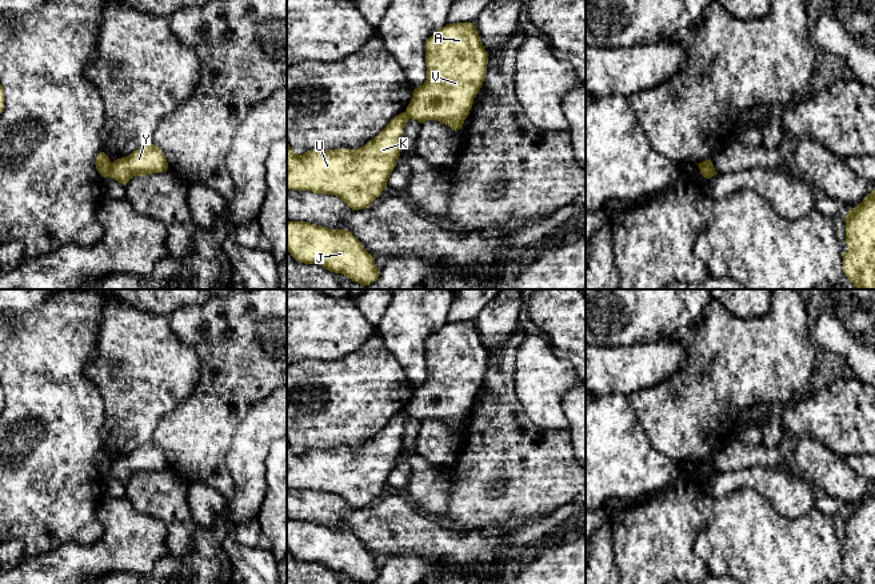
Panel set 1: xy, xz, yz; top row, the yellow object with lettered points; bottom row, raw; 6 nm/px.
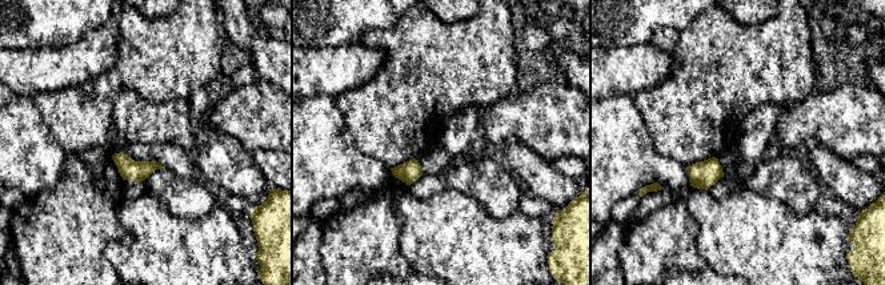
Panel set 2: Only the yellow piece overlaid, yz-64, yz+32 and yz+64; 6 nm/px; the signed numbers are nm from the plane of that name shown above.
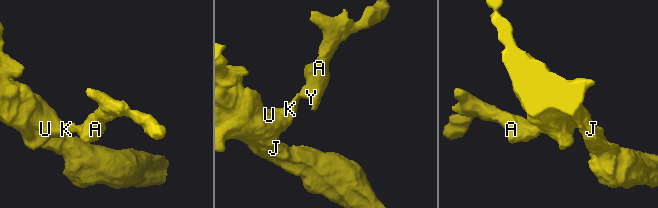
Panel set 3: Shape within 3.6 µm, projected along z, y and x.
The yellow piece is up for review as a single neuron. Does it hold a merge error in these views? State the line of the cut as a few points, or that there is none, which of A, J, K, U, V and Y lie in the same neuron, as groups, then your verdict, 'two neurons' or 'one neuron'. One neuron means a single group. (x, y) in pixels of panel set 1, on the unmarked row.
cut xy (111, 462), (108, 475); groups A V Y / J K U; two neurons

